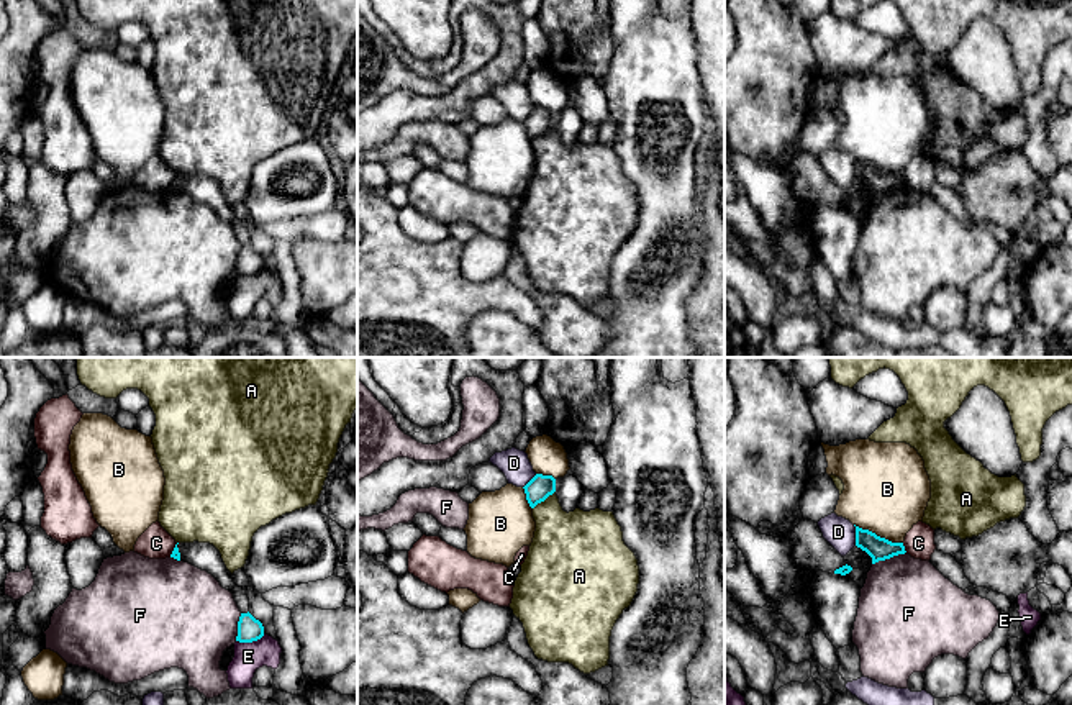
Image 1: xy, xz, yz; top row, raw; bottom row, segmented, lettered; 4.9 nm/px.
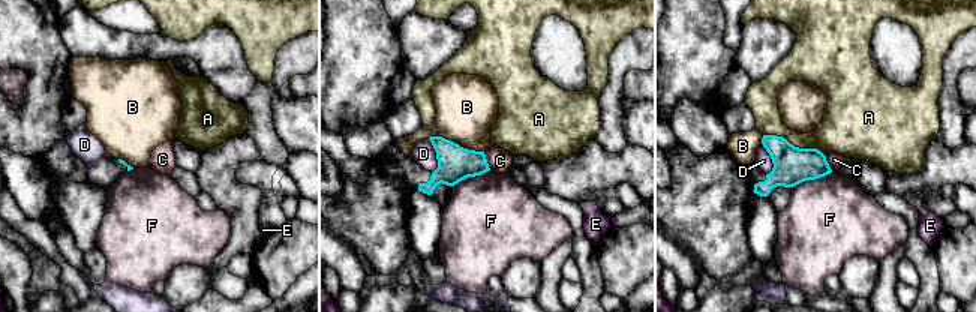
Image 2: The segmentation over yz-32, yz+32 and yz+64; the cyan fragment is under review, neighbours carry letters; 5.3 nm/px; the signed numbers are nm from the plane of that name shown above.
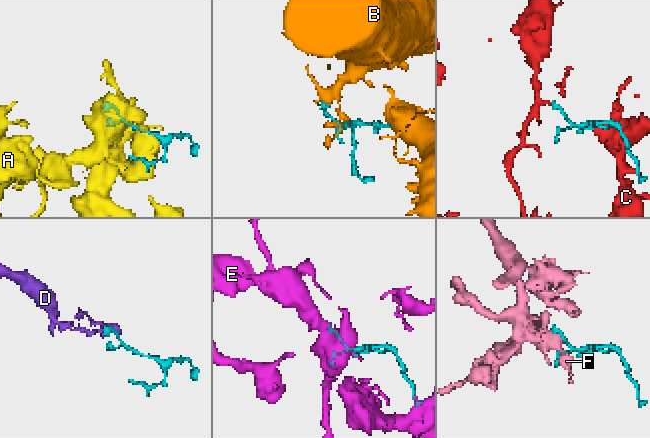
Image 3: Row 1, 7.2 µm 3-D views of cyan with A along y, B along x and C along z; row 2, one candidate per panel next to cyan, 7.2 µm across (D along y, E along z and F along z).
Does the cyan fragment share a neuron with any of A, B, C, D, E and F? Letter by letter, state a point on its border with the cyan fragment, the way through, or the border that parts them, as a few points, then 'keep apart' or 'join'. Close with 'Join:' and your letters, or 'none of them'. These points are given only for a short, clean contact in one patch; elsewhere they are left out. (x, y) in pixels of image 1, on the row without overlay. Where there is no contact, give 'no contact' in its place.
A: contact xz (543, 133); keep apart
B: contact yz (879, 169); border yz (854, 156), (902, 176); keep apart
C: contact yz (903, 181); border yz (902, 176), (907, 184); keep apart
D: contact yz (856, 168); keep apart
E: contact xy (249, 274); keep apart
F: contact yz (889, 191); keep apart
Join: none of them

